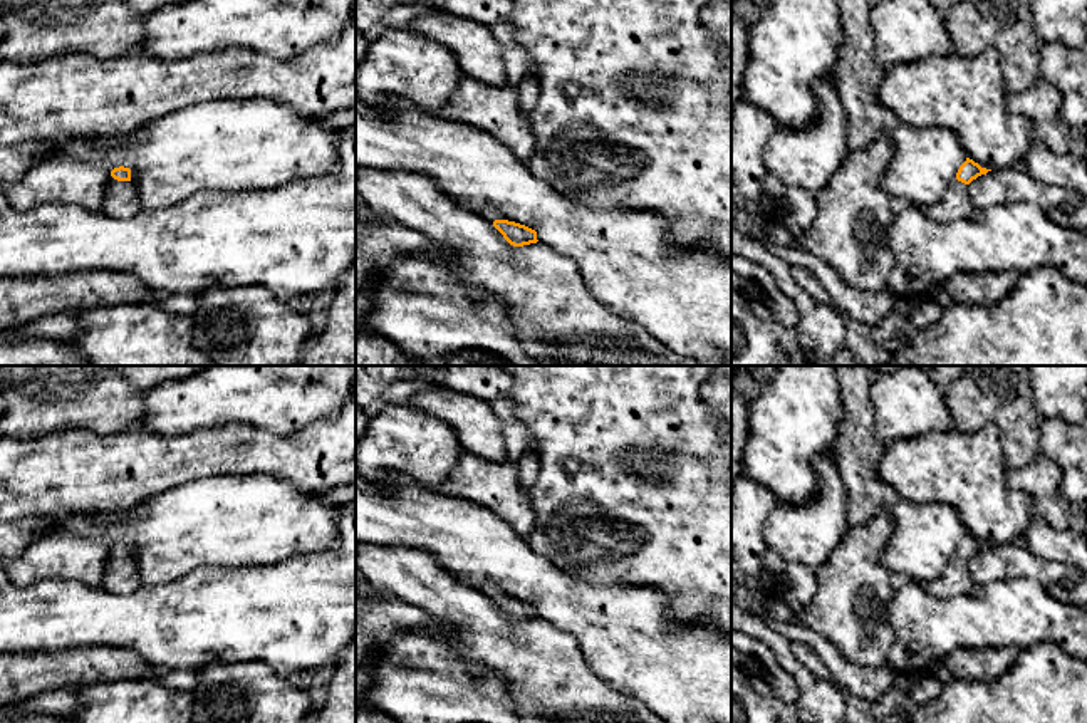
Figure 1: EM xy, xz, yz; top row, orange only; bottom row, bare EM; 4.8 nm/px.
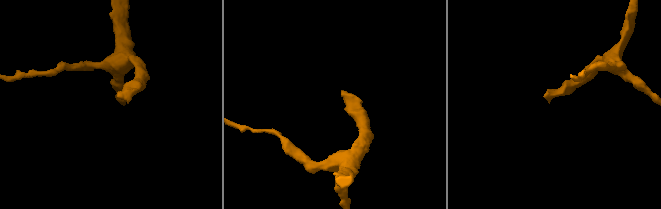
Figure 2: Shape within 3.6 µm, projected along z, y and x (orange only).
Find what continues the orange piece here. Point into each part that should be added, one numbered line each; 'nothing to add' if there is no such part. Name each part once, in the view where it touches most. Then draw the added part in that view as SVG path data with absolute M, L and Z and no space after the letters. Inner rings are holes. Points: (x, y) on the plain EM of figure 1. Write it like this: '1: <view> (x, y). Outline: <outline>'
1: xy (121, 576). Outline: M111 554L106 564L102 589L111 594L127 596L141 587L141 577L136 562L131 557Z

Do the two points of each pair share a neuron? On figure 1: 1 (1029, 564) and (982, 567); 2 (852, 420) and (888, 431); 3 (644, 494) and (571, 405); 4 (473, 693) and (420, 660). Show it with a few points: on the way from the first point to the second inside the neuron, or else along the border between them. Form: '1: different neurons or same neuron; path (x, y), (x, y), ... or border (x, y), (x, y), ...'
1: same neuron; path (1017, 564), (993, 564)
2: different neurons; border (869, 388), (873, 428), (886, 443)
3: same neuron; path (623, 475), (614, 463), (613, 447), (594, 428)
4: same neuron; path (460, 693), (453, 693), (433, 673)

